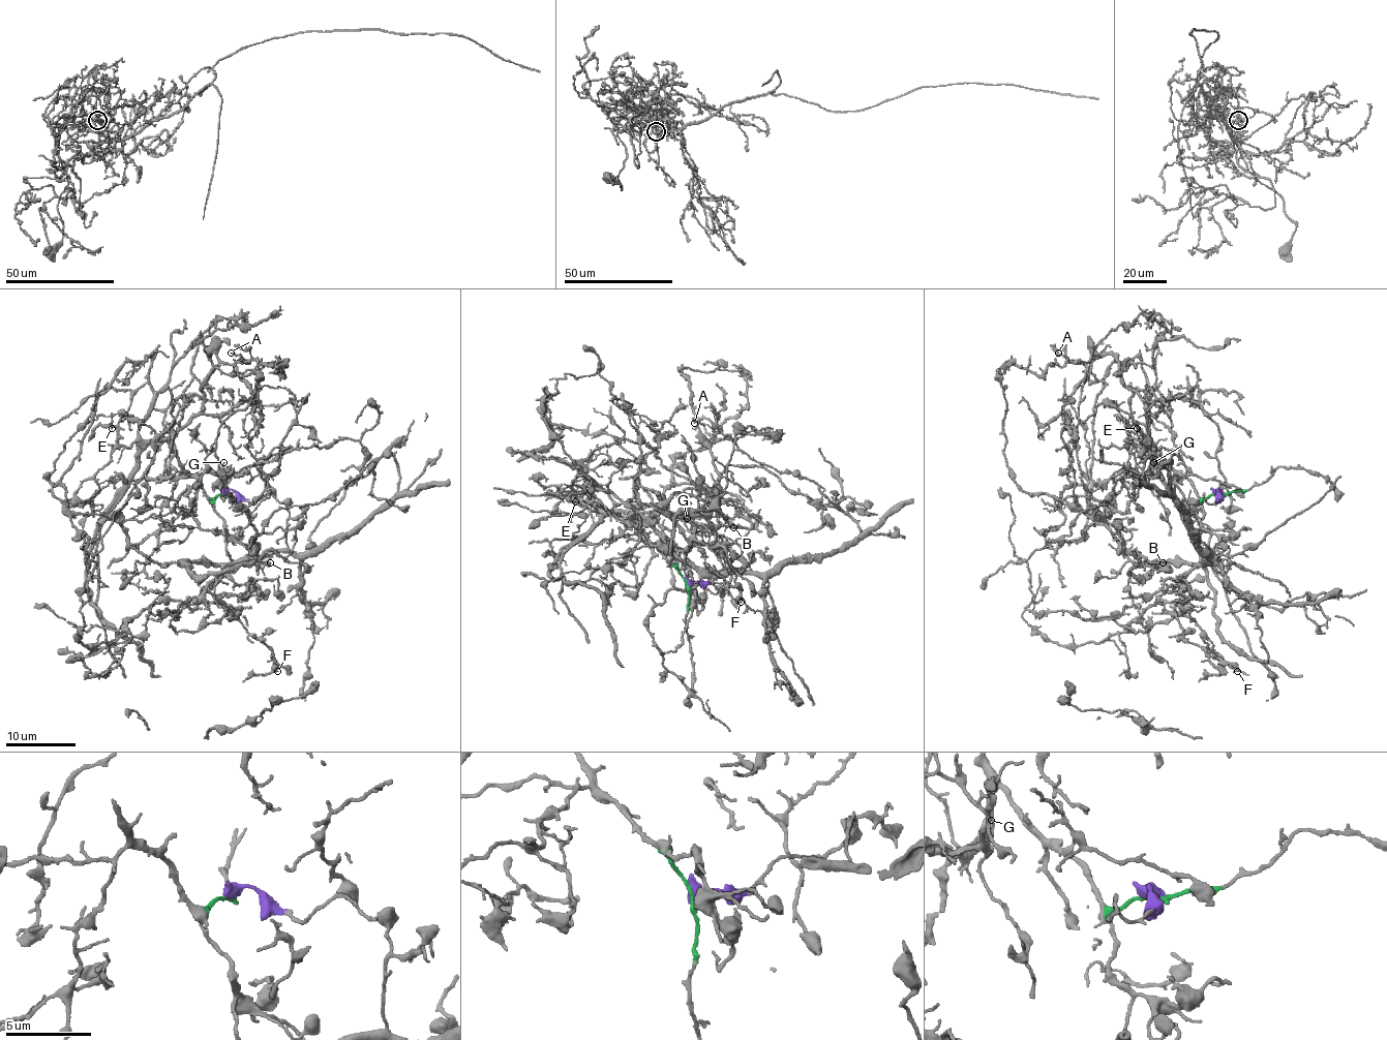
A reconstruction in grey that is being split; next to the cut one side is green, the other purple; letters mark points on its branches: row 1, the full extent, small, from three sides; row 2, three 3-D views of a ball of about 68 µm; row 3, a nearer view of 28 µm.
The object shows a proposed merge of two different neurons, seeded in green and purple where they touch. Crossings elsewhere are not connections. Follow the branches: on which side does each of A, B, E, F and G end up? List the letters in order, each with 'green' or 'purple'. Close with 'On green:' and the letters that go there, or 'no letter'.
A: green
B: purple
E: green
F: purple
G: green
On green: A, E, G

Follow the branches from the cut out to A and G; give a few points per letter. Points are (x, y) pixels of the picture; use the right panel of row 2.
A: (1220, 493), (1201, 498), (1175, 469), (1150, 437), (1144, 401), (1111, 354), (1093, 352), (1084, 364), (1058, 352)
G: (1220, 493), (1201, 498), (1195, 486), (1156, 450), (1149, 472), (1140, 476), (1150, 472), (1152, 462)

